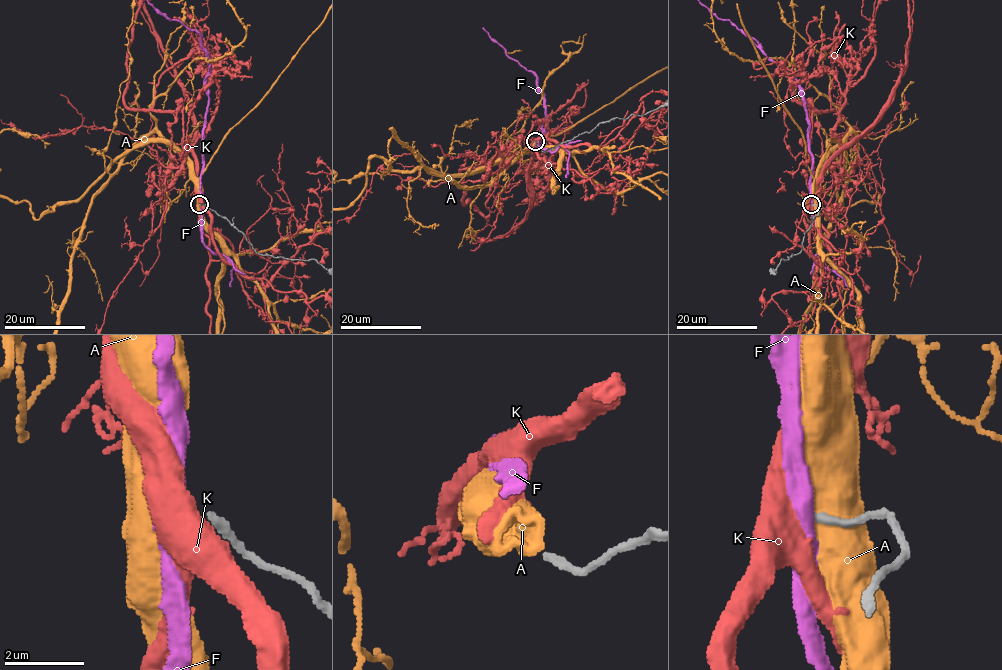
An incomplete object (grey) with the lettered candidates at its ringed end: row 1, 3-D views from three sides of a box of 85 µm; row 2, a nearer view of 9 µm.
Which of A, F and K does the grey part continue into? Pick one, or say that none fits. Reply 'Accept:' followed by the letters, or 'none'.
Accept: none

